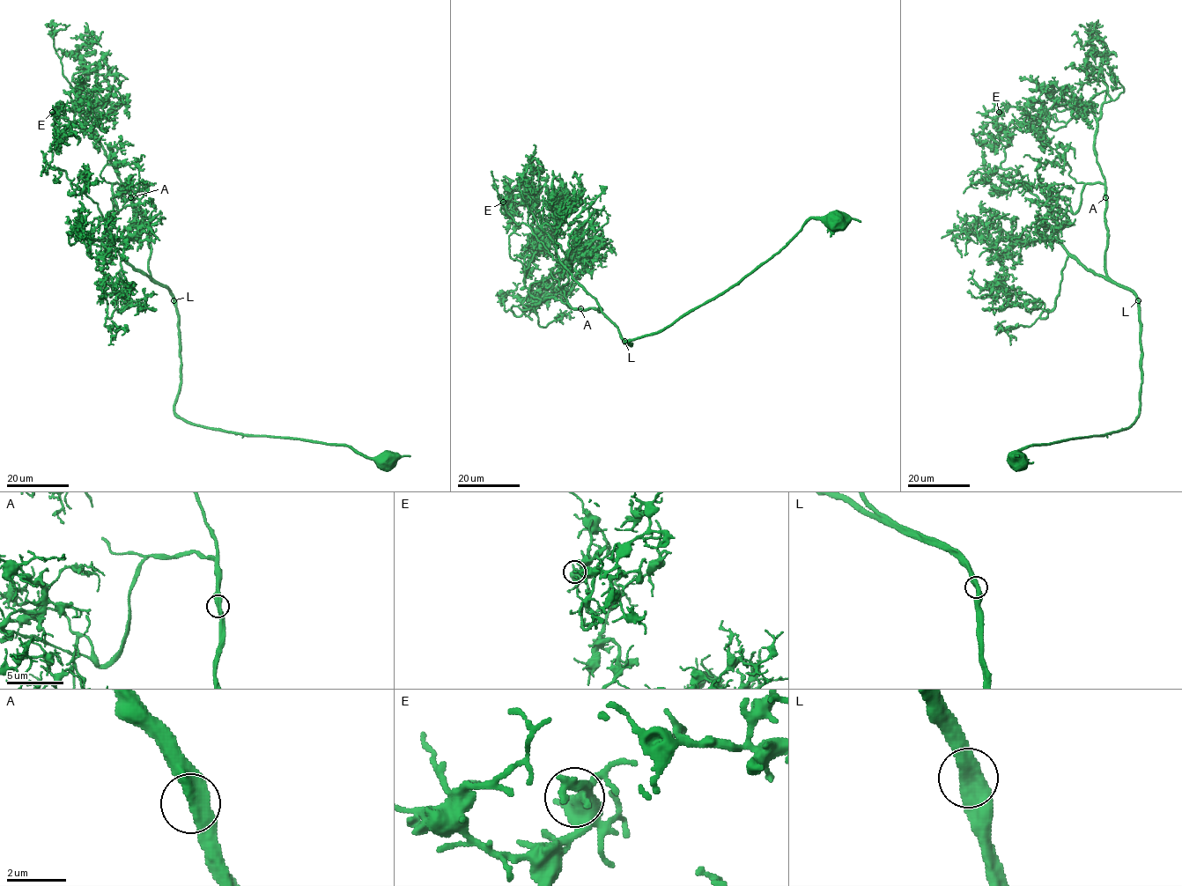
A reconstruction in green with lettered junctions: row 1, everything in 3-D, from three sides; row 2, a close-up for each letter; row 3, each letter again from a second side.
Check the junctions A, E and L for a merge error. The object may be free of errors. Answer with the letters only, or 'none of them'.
none of them

